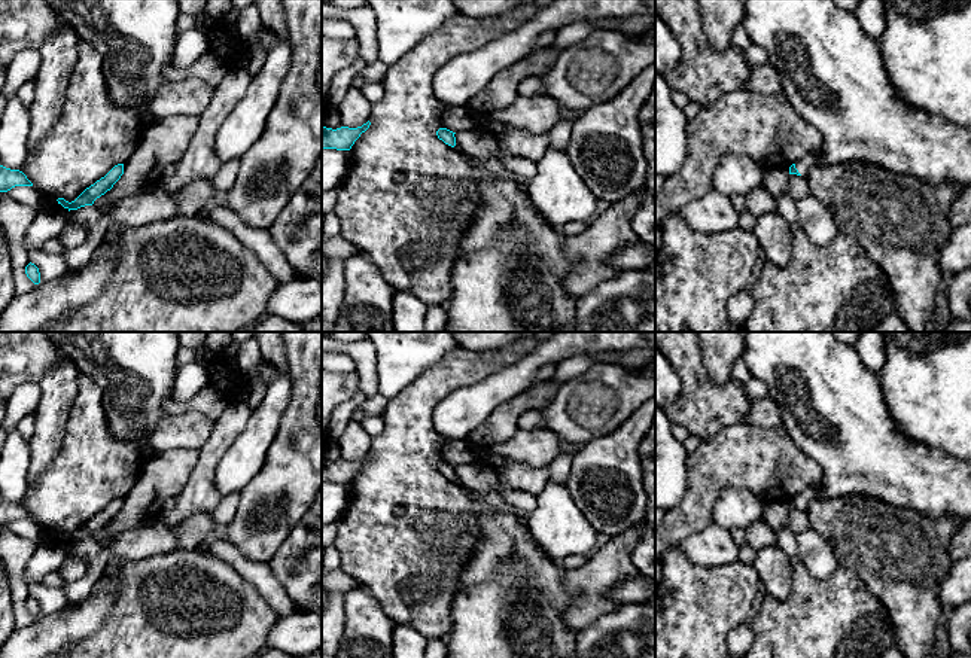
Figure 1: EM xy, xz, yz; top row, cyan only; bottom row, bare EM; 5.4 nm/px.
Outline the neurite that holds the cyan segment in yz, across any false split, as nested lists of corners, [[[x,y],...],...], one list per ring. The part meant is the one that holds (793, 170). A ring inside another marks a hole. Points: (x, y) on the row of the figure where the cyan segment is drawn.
[[[746,0],[742,25],[752,42],[767,52],[770,66],[780,77],[782,92],[786,95],[797,115],[813,125],[822,135],[819,152],[806,153],[797,164],[789,167],[789,174],[806,177],[813,165],[855,161],[874,164],[900,174],[910,174],[932,185],[950,183],[958,191],[971,185],[971,131],[950,125],[937,116],[908,109],[898,100],[883,67],[880,46],[862,30],[855,12],[838,7],[834,0]]]

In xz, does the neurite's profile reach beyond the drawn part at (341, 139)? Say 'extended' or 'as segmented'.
as segmented

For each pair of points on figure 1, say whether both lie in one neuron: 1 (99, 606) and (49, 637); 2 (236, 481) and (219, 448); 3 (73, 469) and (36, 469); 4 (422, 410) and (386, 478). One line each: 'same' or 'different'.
1: same
2: different
3: different
4: same

